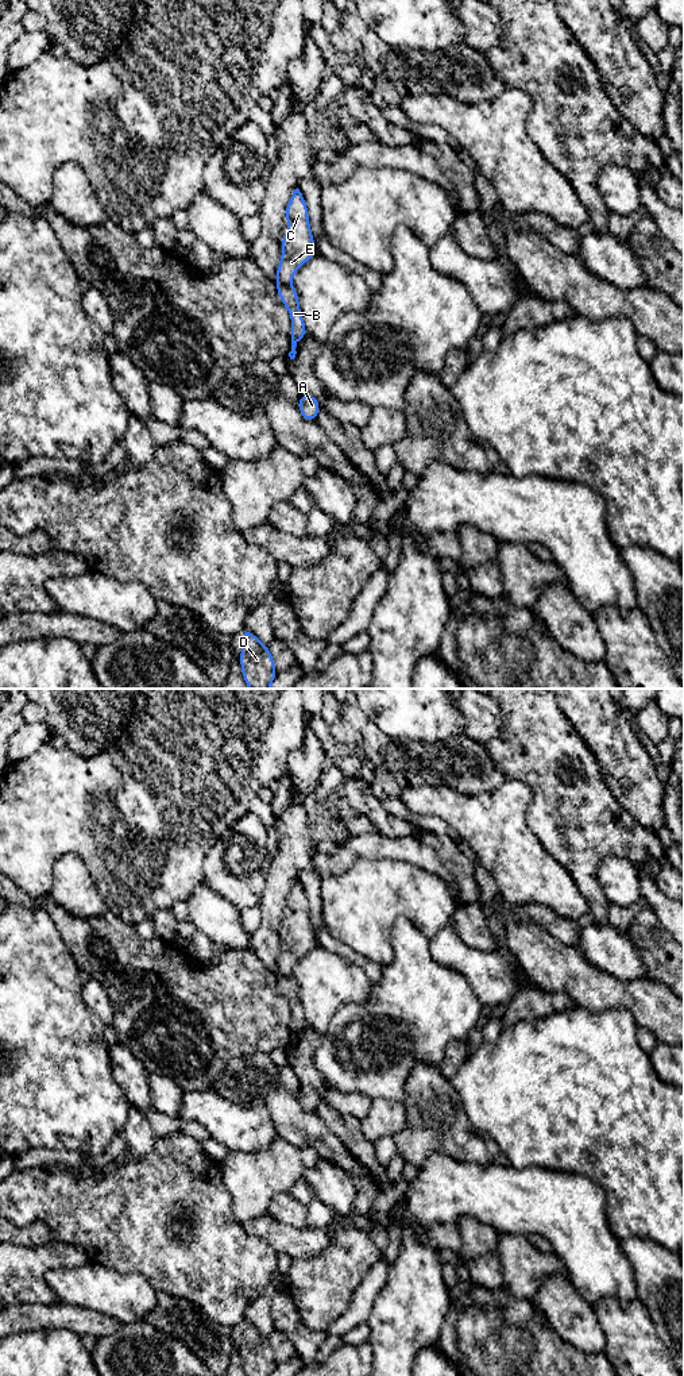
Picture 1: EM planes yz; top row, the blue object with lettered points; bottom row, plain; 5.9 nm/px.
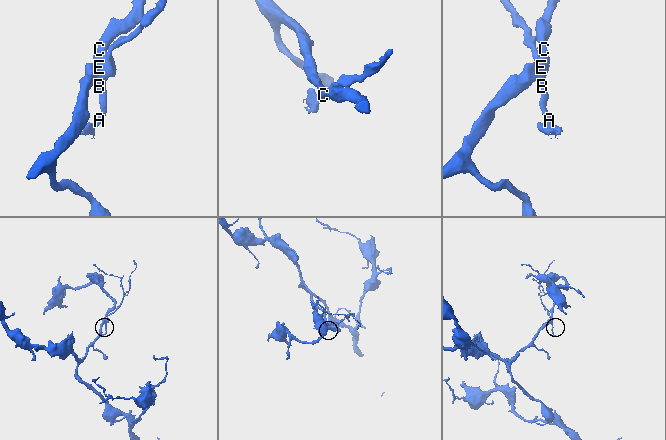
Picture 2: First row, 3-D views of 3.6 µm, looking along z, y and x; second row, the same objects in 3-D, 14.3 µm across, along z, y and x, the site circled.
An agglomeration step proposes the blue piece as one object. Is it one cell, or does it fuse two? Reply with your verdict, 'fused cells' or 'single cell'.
fused cells

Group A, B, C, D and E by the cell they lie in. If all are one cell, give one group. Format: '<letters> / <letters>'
A B / C D E

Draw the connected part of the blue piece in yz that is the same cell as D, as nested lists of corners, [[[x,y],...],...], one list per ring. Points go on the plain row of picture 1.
[[[247,1319],[240,1325],[243,1340],[239,1352],[246,1376],[271,1376],[278,1364],[268,1337],[260,1334]]]

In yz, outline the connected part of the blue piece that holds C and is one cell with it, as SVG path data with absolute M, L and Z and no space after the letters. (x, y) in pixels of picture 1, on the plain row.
M297 879L286 898L283 911L291 917L282 928L282 948L277 960L275 978L289 975L295 963L316 945L314 930L309 918L305 890Z

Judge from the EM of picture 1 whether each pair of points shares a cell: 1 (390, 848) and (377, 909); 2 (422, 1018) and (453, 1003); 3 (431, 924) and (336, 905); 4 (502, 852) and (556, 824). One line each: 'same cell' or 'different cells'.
1: different cells
2: same cell
3: same cell
4: different cells

